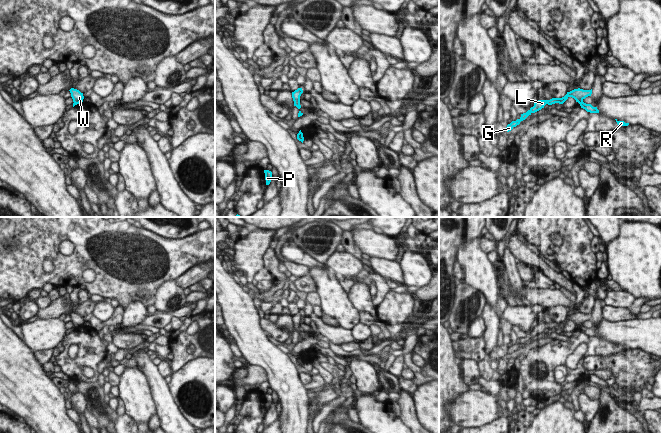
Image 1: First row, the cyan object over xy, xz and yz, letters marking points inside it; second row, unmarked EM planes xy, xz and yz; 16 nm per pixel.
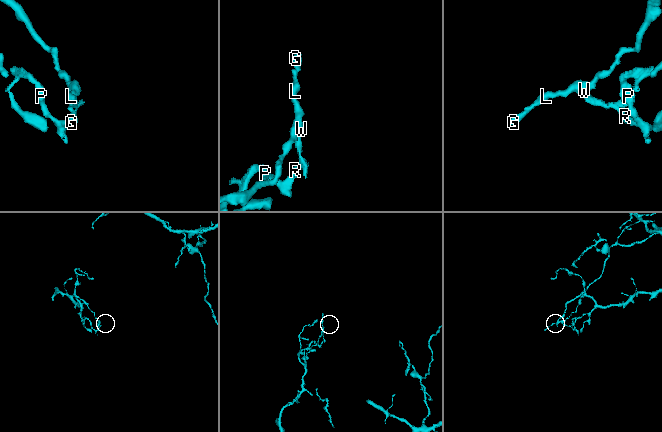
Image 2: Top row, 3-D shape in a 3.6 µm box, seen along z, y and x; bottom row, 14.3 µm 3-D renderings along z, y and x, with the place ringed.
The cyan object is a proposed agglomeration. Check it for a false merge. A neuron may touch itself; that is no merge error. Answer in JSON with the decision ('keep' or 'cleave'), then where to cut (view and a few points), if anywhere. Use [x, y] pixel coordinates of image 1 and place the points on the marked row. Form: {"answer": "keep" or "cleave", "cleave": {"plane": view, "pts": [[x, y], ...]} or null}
{"answer": "cleave", "cleave": {"plane": "yz", "pts": [[582, 101], [579, 103]]}}

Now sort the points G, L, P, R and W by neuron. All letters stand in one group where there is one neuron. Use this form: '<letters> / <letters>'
G L W / P R

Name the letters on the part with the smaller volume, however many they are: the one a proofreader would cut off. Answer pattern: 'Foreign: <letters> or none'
Foreign: P, R.

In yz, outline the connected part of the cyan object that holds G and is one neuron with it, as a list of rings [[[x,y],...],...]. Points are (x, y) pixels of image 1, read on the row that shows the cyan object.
[[[578,88],[570,92],[567,92],[567,94],[562,98],[552,98],[550,100],[538,100],[537,102],[534,103],[533,107],[531,107],[526,113],[521,114],[521,117],[519,119],[517,119],[516,121],[512,121],[510,124],[508,124],[504,130],[507,132],[511,131],[514,127],[519,125],[521,121],[525,120],[529,115],[544,108],[546,104],[548,105],[552,105],[555,103],[563,104],[569,97],[574,98],[576,102],[580,104],[586,97],[591,96],[591,94],[592,89],[583,90]]]

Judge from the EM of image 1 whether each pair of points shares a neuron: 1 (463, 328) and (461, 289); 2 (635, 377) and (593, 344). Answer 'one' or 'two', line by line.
1: one
2: two

